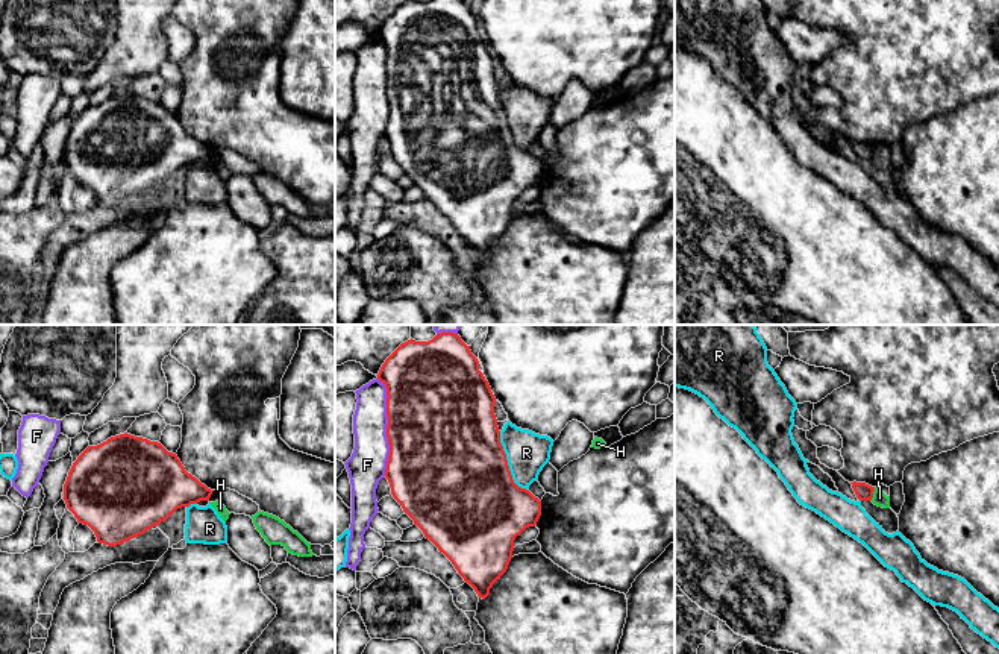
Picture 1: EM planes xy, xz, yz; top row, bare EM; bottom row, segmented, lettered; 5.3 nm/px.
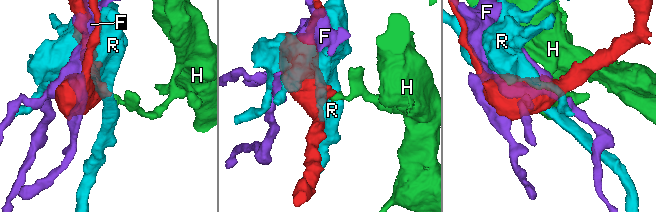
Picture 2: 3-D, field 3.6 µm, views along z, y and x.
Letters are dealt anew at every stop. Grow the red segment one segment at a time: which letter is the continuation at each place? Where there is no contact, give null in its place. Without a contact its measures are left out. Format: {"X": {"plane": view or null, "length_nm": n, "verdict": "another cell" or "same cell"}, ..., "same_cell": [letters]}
{"F": {"plane": "xz", "length_nm": 500, "verdict": "another cell"}, "H": {"plane": "yz", "length_nm": 80, "verdict": "another cell"}, "R": {"plane": "xz", "length_nm": 360, "verdict": "another cell"}, "same_cell": []}

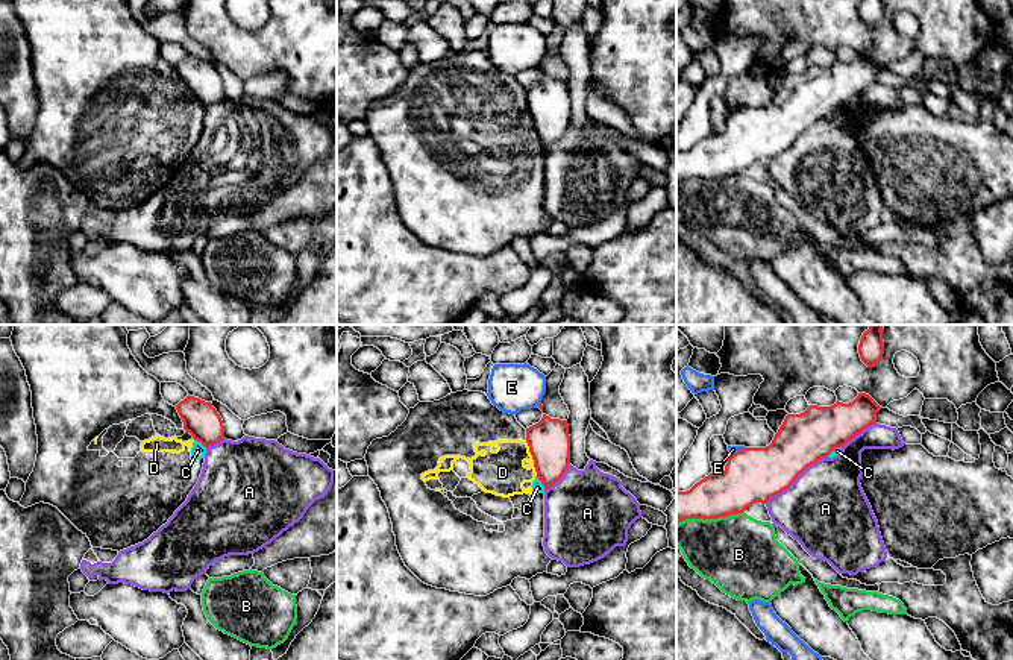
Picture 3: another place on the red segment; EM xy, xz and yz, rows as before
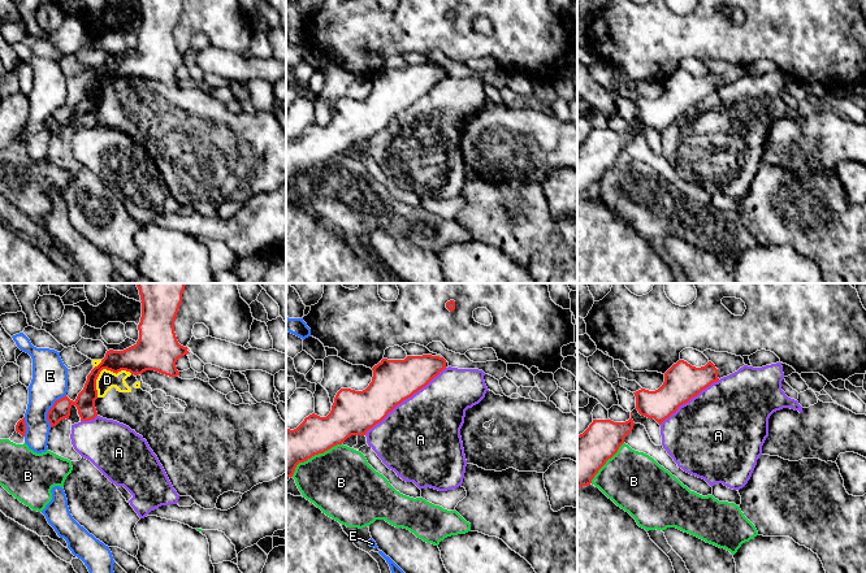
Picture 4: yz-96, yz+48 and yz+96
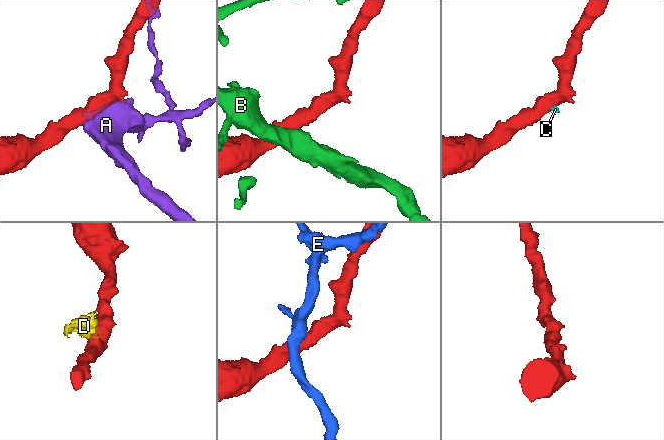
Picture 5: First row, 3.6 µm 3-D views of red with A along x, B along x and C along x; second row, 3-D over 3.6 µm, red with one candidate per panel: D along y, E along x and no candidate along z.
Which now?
{"A": {"plane": "yz", "length_nm": 420, "verdict": "another cell"}, "B": {"plane": "yz", "length_nm": 360, "verdict": "another cell"}, "C": {"plane": "xz", "length_nm": 90, "verdict": "another cell"}, "D": {"plane": "xz", "length_nm": 200, "verdict": "another cell"}, "E": {"plane": "yz", "length_nm": 100, "verdict": "another cell"}, "same_cell": []}

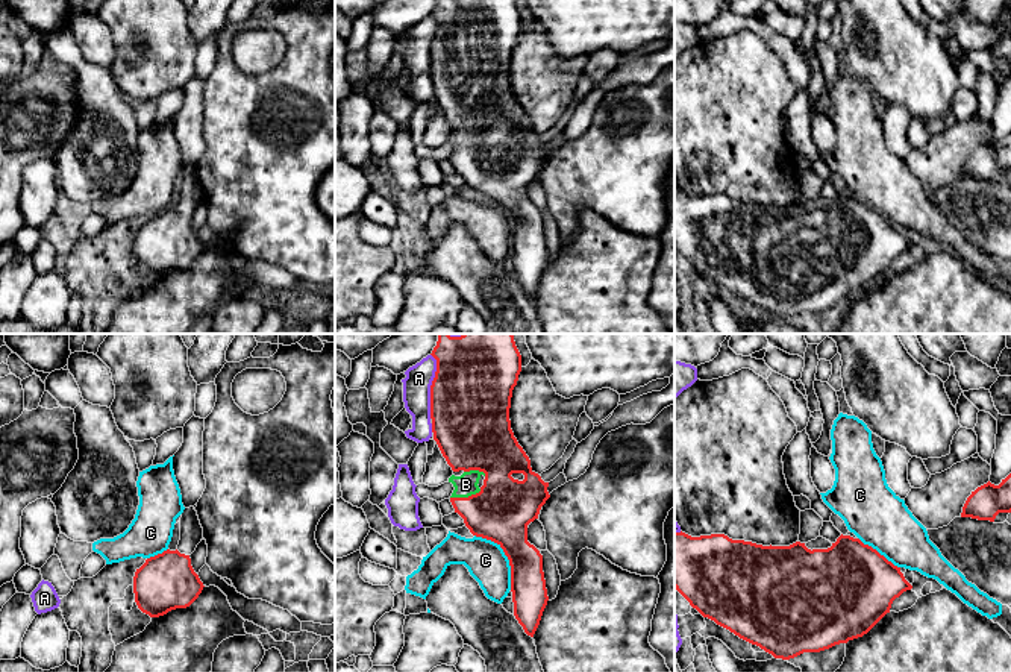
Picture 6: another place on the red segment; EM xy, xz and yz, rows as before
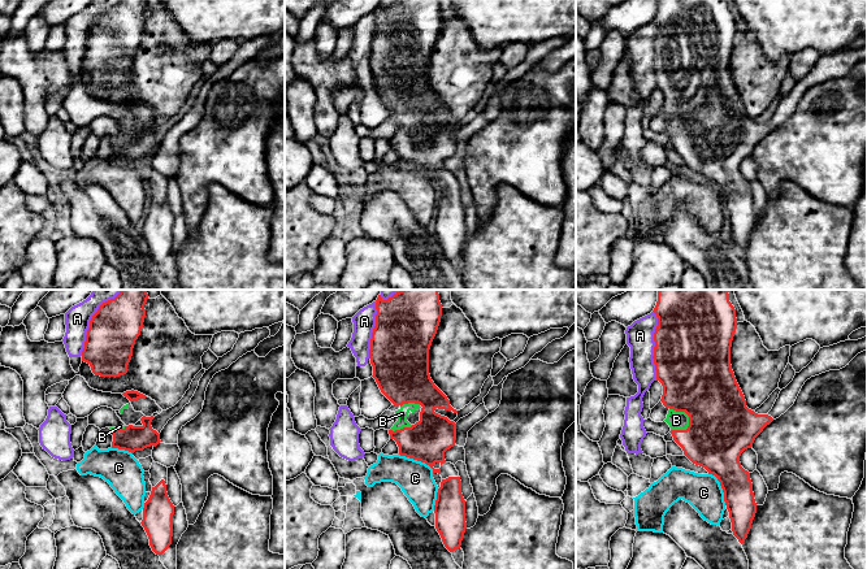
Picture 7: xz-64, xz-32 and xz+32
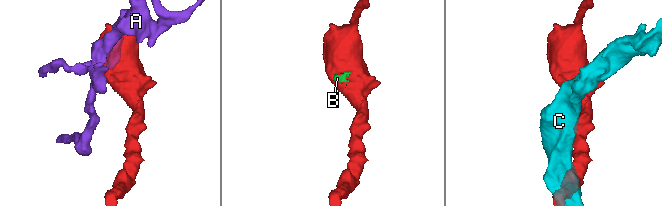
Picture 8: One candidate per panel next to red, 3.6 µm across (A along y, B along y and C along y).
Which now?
{"A": {"plane": "xz", "length_nm": 340, "verdict": "another cell"}, "B": {"plane": "xz", "length_nm": 180, "verdict": "same cell"}, "C": {"plane": "xz", "length_nm": 360, "verdict": "another cell"}, "same_cell": ["B"]}

